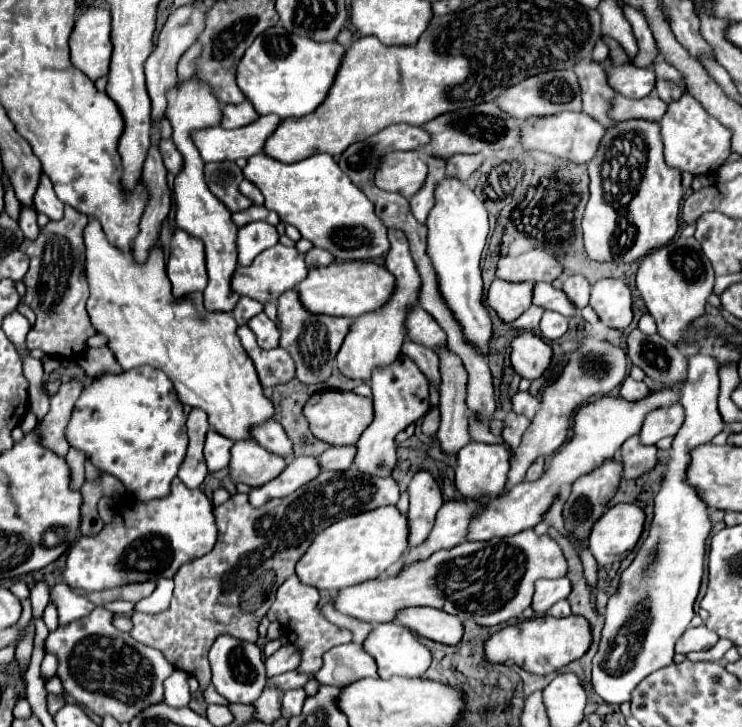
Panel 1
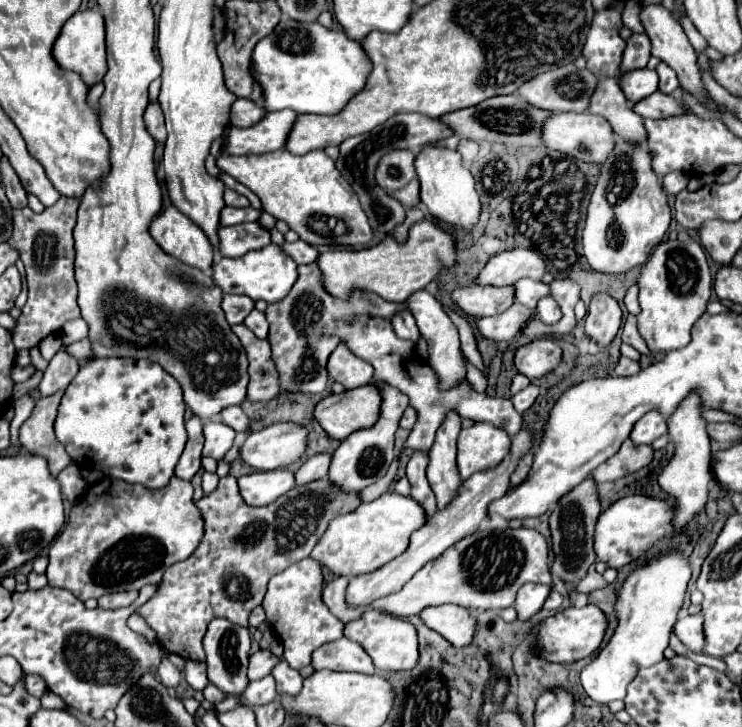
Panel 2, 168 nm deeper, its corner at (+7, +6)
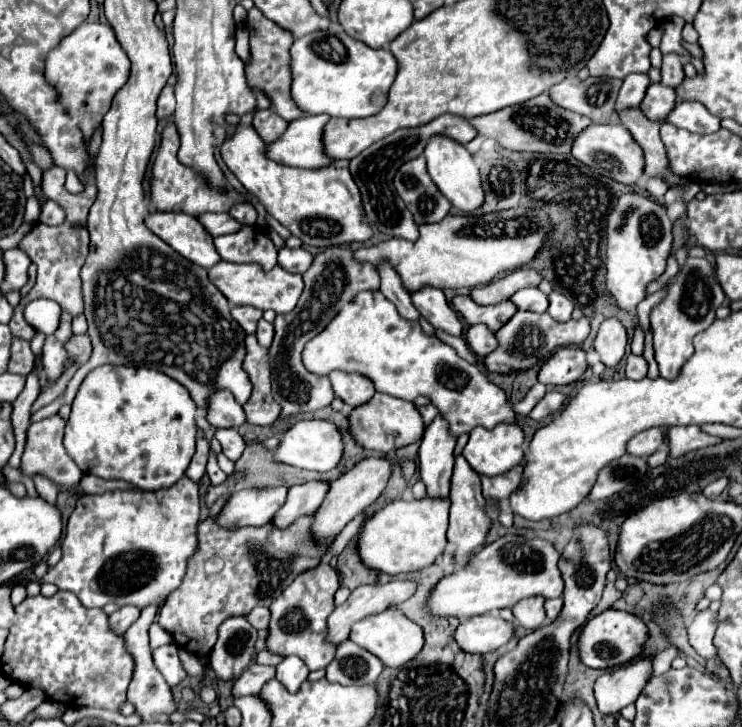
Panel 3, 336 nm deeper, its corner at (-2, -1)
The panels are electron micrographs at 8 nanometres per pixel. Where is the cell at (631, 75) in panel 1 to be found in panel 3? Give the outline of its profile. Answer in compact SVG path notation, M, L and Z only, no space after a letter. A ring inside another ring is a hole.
M654 82L648 86L644 100L640 102L640 110L656 122L662 122L664 116L674 108L676 104L676 92L670 86L664 86L660 82Z

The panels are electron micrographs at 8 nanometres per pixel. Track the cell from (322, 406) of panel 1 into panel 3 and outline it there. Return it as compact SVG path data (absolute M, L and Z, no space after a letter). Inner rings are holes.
M376 392L366 404L362 404L350 412L348 428L350 428L350 436L354 438L354 442L358 446L362 446L366 450L376 450L382 454L388 454L396 448L412 444L418 438L422 438L422 434L424 434L422 418L418 416L418 410L412 402L394 398L390 394L380 394L380 392Z

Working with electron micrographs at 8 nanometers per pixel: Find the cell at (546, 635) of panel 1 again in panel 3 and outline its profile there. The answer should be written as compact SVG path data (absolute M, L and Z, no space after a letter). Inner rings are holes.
M610 608L610 610L604 610L602 614L590 618L582 626L576 650L578 650L580 662L588 668L610 668L614 664L622 666L640 654L640 648L646 638L648 638L648 630L638 616Z

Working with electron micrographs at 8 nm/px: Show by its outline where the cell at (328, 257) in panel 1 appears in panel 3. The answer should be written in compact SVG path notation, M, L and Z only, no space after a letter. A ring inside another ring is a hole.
M282 248L278 252L278 264L282 264L290 272L304 274L312 266L312 262L314 262L314 256L304 248L296 248L296 250Z

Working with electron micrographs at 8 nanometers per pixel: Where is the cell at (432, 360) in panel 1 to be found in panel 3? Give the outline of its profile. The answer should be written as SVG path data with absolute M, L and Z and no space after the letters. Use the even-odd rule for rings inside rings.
M382 264L382 268L380 268L378 272L380 272L380 278L382 278L380 292L396 306L398 314L400 314L404 320L418 322L420 314L418 314L418 310L414 308L414 304L412 304L412 300L410 300L410 294L402 288L402 282L398 280L398 274L390 268L390 264Z

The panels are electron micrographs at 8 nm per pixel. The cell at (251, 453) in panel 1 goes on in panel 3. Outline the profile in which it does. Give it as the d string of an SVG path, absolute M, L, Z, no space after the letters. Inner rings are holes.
M302 420L294 424L288 432L284 432L278 448L272 452L274 462L314 472L328 472L336 468L340 458L342 458L342 438L336 426L328 420Z

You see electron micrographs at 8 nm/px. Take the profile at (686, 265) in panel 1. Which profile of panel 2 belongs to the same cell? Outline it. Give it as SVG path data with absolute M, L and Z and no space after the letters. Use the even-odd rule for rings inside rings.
M663 241L651 253L639 275L639 303L641 313L637 315L639 333L647 341L653 353L669 353L685 347L691 341L691 327L705 313L711 297L711 271L707 253L697 241Z

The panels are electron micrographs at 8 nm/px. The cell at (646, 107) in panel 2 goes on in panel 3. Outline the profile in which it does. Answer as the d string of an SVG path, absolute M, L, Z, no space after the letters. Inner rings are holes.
M680 100L664 122L698 134L710 134L720 128L720 118L712 116L698 100Z

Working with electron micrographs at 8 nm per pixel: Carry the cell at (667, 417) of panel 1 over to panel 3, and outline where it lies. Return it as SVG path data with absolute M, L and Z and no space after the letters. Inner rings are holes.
M650 428L650 430L644 430L644 432L636 434L636 436L628 442L626 450L628 450L628 454L632 454L632 456L648 458L648 456L654 454L658 448L662 448L662 444L664 444L664 432L662 432L662 428Z

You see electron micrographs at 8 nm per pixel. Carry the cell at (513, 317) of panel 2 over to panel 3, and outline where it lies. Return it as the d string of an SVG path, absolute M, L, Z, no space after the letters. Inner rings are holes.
M486 324L470 326L468 332L466 332L466 342L476 356L486 356L486 354L494 352L496 346L498 346L496 334Z

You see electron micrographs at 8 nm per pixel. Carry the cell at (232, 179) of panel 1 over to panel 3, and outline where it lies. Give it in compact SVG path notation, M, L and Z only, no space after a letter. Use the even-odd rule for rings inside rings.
M248 202L234 204L234 206L230 208L230 216L232 216L234 220L238 220L240 224L248 224L248 226L252 226L252 224L256 222L256 210L254 210L254 206L248 204Z

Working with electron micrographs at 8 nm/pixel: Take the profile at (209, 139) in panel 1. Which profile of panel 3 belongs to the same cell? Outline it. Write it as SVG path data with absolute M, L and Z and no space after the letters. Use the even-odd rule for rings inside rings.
M326 114L302 116L288 124L286 132L266 146L266 156L274 162L300 168L322 168L330 158L322 152L322 130L330 118Z

